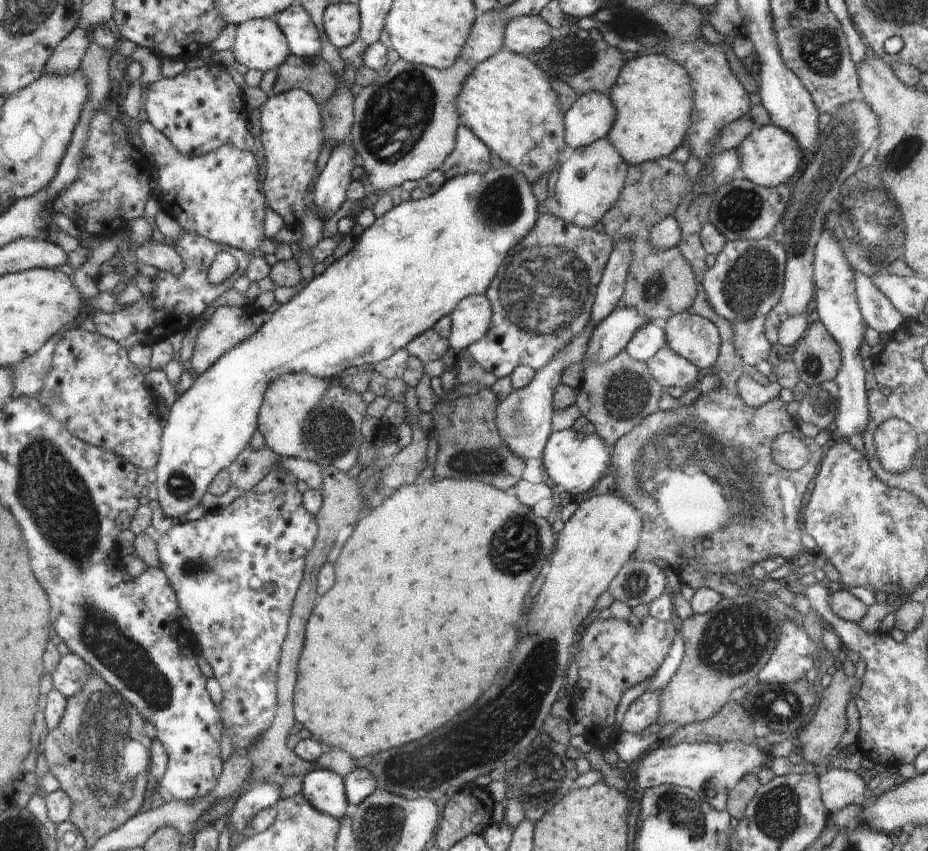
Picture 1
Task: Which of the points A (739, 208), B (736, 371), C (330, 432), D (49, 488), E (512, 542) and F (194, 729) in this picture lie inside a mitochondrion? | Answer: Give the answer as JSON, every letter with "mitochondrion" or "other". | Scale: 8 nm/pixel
{"A":"mitochondrion","B":"other","C":"mitochondrion","D":"mitochondrion","E":"mitochondrion","F":"other"}

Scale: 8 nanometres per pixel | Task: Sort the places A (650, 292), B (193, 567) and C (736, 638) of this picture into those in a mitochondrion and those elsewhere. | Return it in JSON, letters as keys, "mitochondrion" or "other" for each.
{"A":"mitochondrion","B":"mitochondrion","C":"mitochondrion"}

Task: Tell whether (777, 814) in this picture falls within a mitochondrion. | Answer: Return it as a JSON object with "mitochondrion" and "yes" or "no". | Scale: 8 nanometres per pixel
{"mitochondrion":"yes"}

